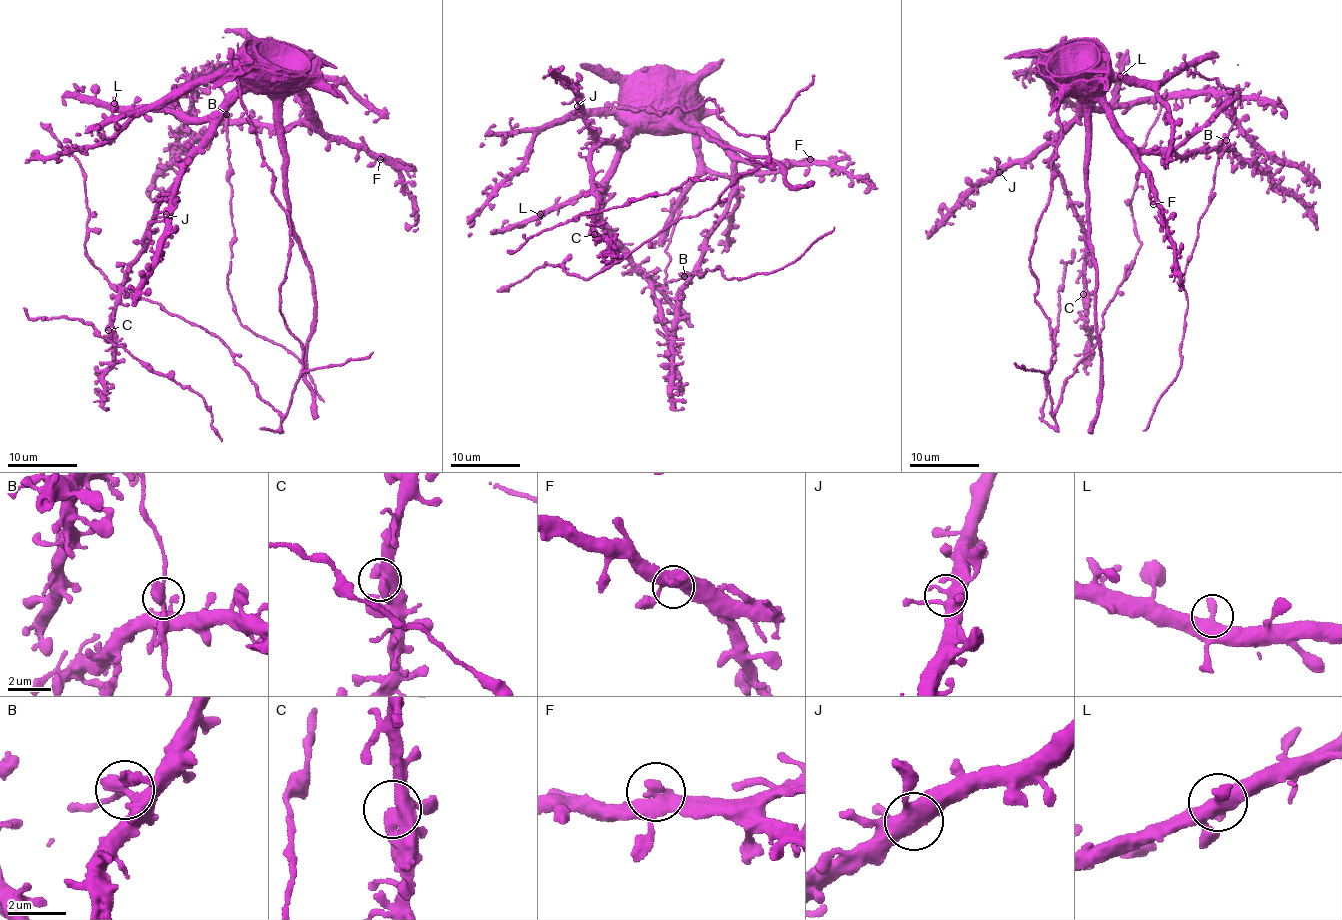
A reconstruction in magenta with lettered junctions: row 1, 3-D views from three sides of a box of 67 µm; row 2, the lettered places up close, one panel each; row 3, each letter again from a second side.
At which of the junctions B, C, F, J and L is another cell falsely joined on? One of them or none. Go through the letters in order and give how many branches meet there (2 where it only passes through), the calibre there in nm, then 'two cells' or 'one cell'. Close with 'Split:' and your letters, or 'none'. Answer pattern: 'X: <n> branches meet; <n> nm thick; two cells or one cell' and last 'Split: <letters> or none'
B: 3 branches meet; 320 nm thick; one cell
C: 3 branches meet; 420 nm thick; one cell
F: 3 branches meet; 320 nm thick; one cell
J: 3 branches meet; 420 nm thick; one cell
L: 3 branches meet; 400 nm thick; one cell
Split: none

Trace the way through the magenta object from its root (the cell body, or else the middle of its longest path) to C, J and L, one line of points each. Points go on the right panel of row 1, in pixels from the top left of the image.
C: (1051, 167), (1060, 140), (1059, 83), (1065, 67), (1078, 80), (1080, 103), (1052, 164), (1086, 241), (1083, 294)
J: (1051, 167), (1060, 140), (1059, 83), (1065, 67), (1078, 80), (1080, 103), (1071, 124), (999, 172)
L: (1051, 167), (1061, 131), (1058, 110), (1063, 68), (1078, 80), (1086, 101), (1096, 108), (1111, 101), (1120, 76)

